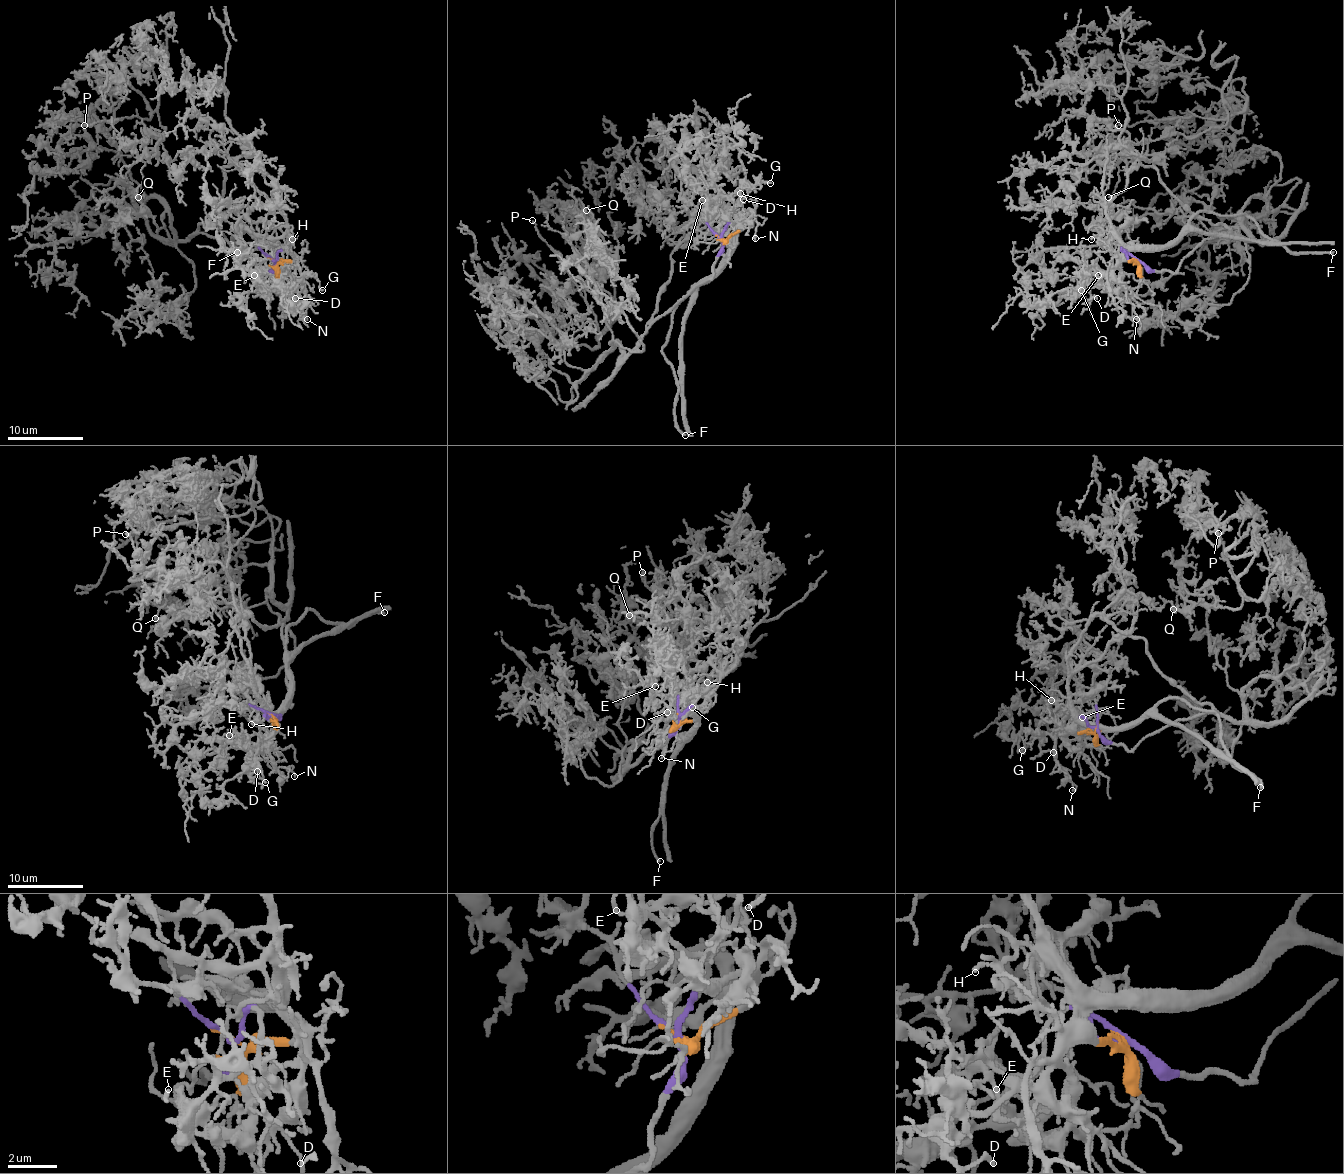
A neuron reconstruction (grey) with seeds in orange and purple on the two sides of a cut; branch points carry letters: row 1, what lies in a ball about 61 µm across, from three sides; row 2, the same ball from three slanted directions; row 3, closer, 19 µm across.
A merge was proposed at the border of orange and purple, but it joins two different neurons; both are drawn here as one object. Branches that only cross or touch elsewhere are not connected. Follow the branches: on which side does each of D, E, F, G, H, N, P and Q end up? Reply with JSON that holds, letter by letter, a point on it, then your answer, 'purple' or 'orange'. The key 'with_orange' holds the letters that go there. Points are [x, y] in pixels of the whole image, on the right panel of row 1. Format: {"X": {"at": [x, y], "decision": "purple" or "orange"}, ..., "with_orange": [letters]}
{"D": {"at": [1097, 298], "decision": "purple"}, "E": {"at": [1098, 275], "decision": "purple"}, "F": {"at": [1333, 252], "decision": "orange"}, "G": {"at": [1081, 290], "decision": "purple"}, "H": {"at": [1091, 239], "decision": "orange"}, "N": {"at": [1136, 319], "decision": "orange"}, "P": {"at": [1118, 125], "decision": "purple"}, "Q": {"at": [1108, 197], "decision": "purple"}, "with_orange": ["F", "H", "N"]}

